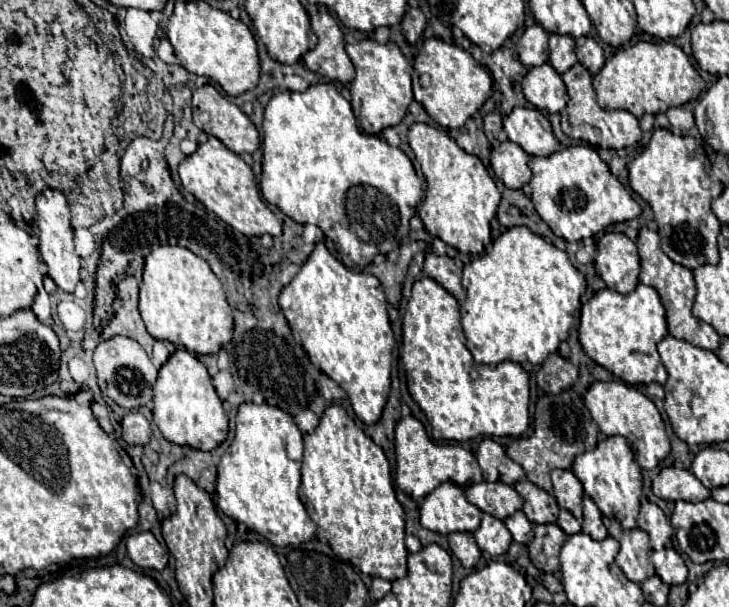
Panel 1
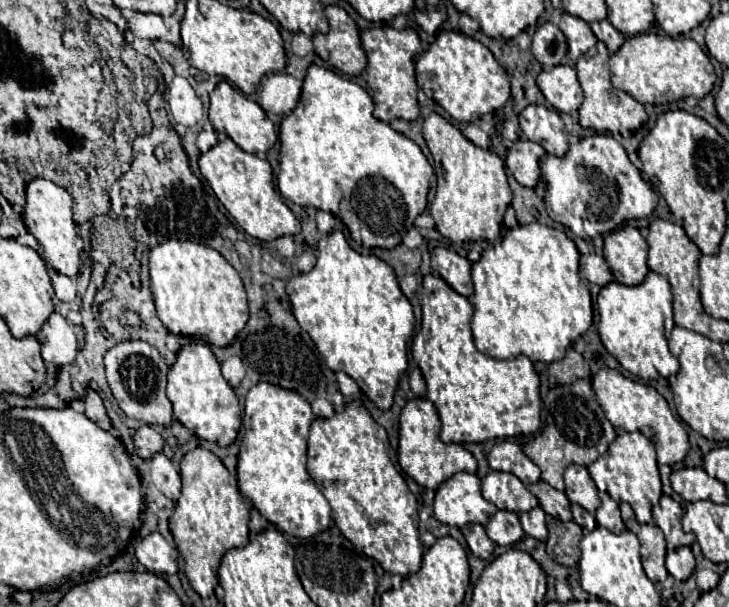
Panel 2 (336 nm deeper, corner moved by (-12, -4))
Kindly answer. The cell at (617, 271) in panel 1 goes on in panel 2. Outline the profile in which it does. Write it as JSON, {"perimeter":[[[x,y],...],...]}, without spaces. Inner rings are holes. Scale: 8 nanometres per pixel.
{"perimeter":[[[626,225],[608,233],[604,237],[604,257],[616,283],[634,287],[648,275],[648,243],[636,227]]]}

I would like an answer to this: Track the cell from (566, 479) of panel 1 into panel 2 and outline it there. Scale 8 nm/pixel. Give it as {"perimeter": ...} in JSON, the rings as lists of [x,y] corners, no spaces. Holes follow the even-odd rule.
{"perimeter":[[[570,465],[564,473],[564,481],[566,481],[568,499],[572,503],[578,503],[580,507],[584,507],[588,513],[594,513],[596,507],[600,505],[600,499],[598,499],[598,489],[596,489],[592,477],[588,475],[586,467]]]}

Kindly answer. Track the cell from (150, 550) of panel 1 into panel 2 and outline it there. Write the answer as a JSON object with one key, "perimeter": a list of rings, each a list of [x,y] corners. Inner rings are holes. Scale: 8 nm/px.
{"perimeter":[[[150,533],[134,541],[135,556],[148,571],[172,575],[178,571],[178,549],[172,547],[160,533]]]}

